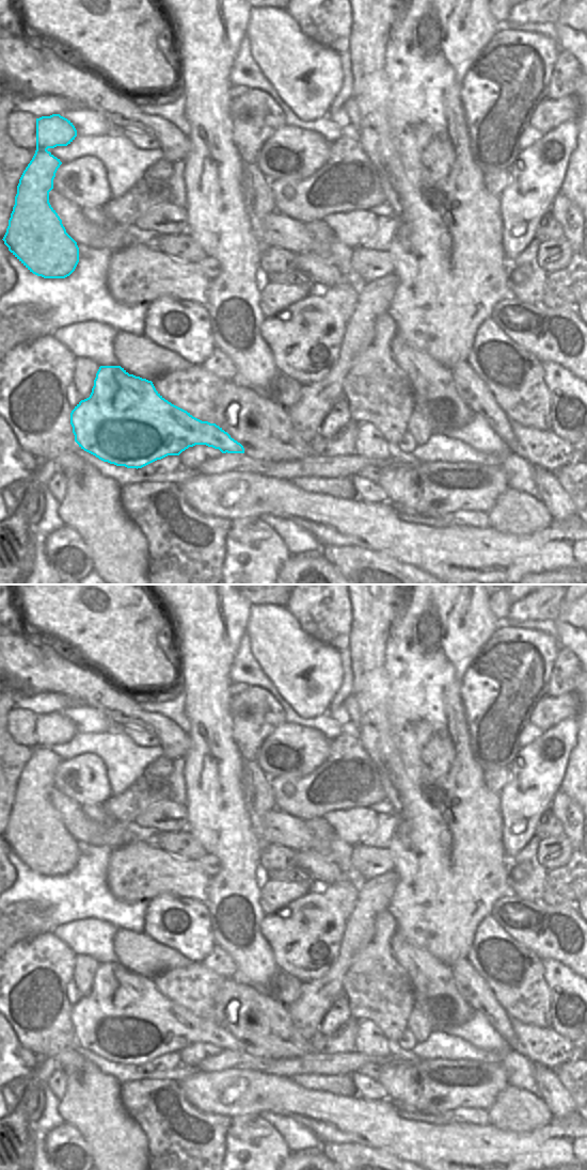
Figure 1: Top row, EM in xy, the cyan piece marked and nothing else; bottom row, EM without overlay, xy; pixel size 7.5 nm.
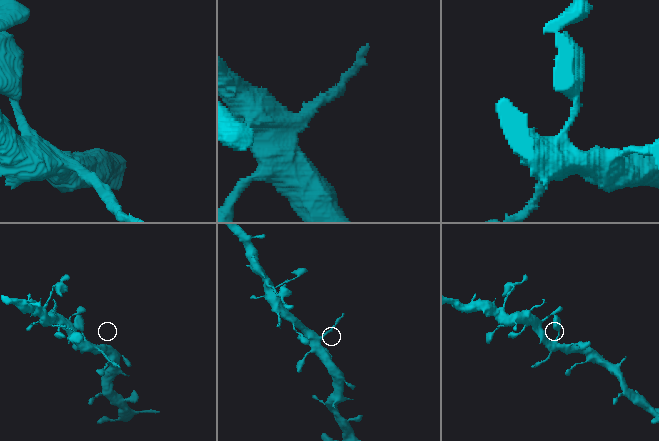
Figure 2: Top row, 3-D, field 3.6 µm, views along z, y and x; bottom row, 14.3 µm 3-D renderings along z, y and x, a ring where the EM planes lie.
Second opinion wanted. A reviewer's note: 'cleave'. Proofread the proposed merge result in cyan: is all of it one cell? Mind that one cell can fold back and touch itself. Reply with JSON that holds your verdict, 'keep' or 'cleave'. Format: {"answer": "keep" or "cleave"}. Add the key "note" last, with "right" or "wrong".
{"answer": "cleave", "note": "right"}

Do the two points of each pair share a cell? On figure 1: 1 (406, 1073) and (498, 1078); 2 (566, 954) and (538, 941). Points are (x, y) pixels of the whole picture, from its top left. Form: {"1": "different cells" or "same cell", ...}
{"1": "same cell", "2": "same cell"}

